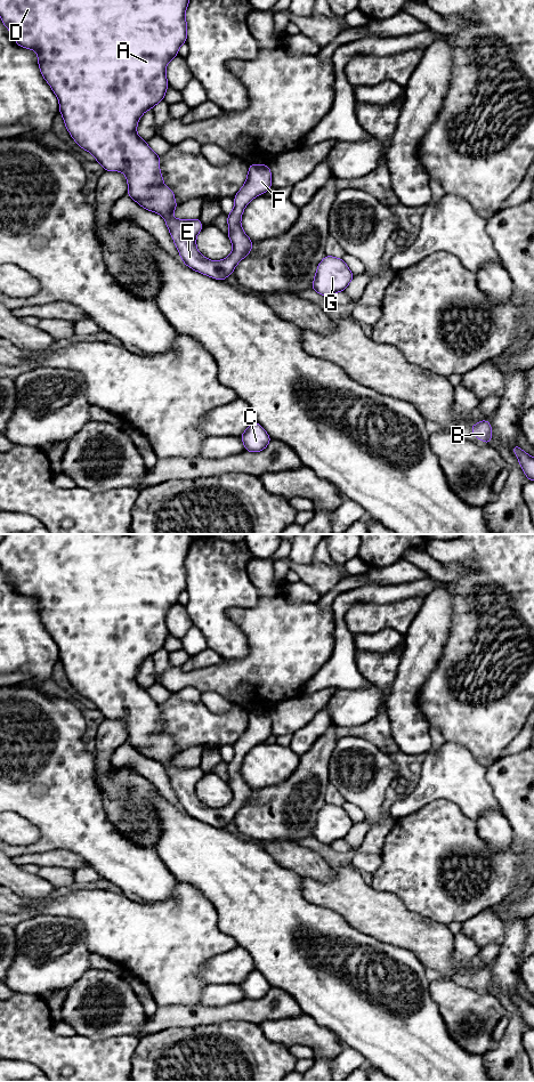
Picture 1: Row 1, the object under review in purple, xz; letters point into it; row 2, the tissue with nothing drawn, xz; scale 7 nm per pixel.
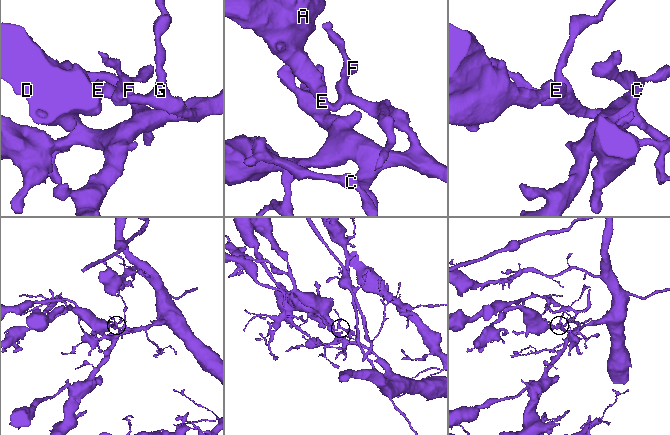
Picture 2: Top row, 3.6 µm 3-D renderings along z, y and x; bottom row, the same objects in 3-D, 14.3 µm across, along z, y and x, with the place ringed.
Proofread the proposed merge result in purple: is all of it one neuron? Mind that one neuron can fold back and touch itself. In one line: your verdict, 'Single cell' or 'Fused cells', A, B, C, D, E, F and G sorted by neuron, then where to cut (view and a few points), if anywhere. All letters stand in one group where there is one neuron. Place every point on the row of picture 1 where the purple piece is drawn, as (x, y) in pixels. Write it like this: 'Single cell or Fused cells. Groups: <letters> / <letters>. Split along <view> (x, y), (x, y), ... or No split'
Single cell. Groups: A B C D E F G. No split

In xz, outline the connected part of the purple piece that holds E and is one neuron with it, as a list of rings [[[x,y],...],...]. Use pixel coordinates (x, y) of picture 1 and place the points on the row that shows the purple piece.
[[[0,0],[0,18],[5,26],[8,27],[9,33],[15,38],[19,47],[32,49],[38,54],[38,63],[43,79],[49,83],[54,94],[59,102],[59,113],[63,115],[64,123],[75,143],[83,150],[91,153],[96,161],[99,162],[105,171],[121,171],[126,175],[128,181],[128,193],[140,207],[148,211],[153,211],[162,216],[165,220],[167,227],[171,237],[178,249],[183,263],[195,272],[202,273],[209,277],[224,281],[227,276],[234,273],[235,266],[246,257],[252,250],[252,240],[248,237],[241,227],[241,218],[243,210],[258,195],[262,195],[272,187],[272,171],[267,164],[249,164],[249,172],[246,180],[241,189],[234,196],[235,205],[227,216],[228,221],[228,237],[233,244],[232,253],[224,260],[209,260],[200,253],[196,248],[196,236],[202,231],[202,223],[200,218],[196,219],[176,219],[172,216],[173,210],[179,205],[175,202],[175,193],[163,184],[163,177],[160,171],[160,156],[141,139],[136,129],[140,116],[147,111],[152,110],[157,103],[164,100],[165,91],[169,82],[165,76],[165,68],[168,63],[178,56],[178,49],[187,39],[187,23],[185,18],[186,9],[189,0]]]

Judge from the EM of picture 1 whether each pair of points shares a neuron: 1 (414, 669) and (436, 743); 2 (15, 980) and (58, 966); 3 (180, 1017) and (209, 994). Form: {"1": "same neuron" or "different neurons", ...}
{"1": "different neurons", "2": "same neuron", "3": "different neurons"}

